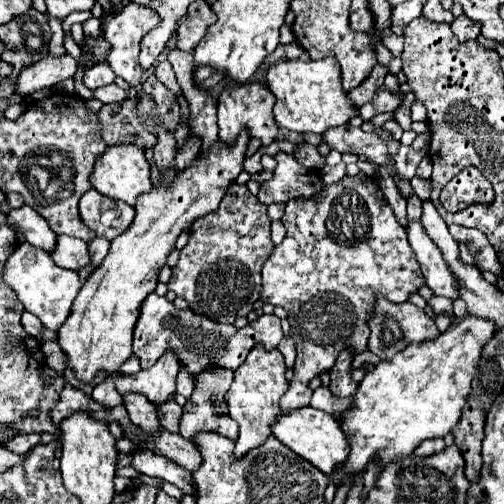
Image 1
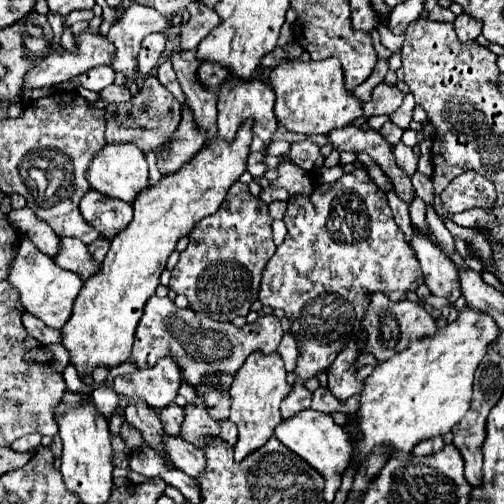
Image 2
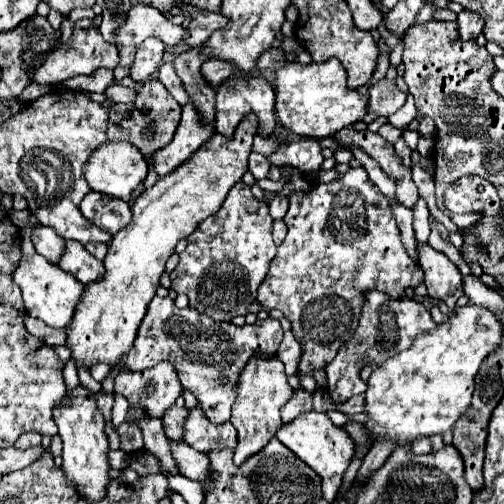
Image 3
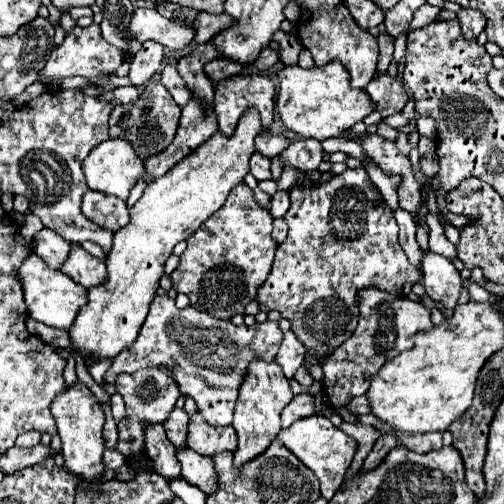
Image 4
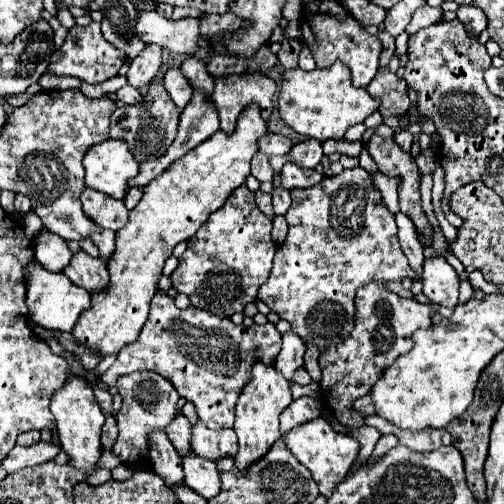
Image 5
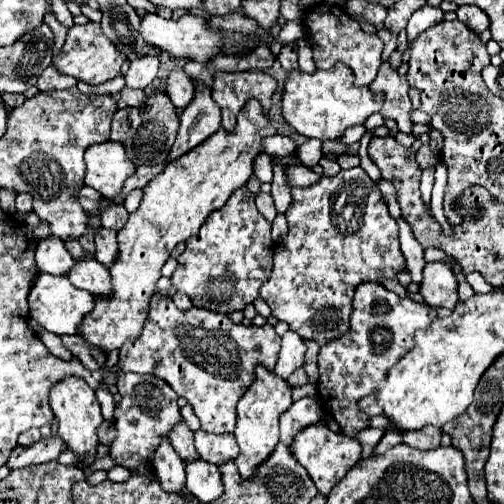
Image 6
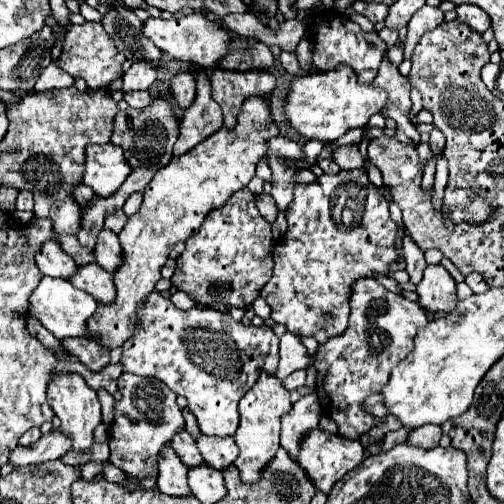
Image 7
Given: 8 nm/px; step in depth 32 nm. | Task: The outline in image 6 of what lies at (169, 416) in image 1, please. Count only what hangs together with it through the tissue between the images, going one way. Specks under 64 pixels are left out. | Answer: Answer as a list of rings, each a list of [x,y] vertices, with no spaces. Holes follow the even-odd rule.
[[[180,422],[170,436],[170,444],[176,450],[176,454],[184,460],[184,462],[194,462],[200,460],[200,454],[194,448],[194,434],[188,430],[186,422]]]

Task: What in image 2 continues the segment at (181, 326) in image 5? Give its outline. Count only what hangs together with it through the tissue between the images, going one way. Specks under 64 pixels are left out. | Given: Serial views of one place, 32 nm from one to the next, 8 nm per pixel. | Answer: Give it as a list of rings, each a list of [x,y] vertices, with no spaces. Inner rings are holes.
[[[152,296],[144,308],[144,316],[136,330],[136,340],[132,354],[128,362],[134,362],[136,368],[152,368],[160,358],[170,356],[176,366],[180,368],[182,380],[194,388],[194,392],[204,400],[210,418],[224,420],[230,416],[230,390],[222,390],[220,386],[208,384],[208,376],[216,374],[236,374],[246,358],[252,352],[276,352],[280,340],[282,340],[282,326],[276,316],[264,316],[258,318],[252,324],[246,324],[242,328],[236,328],[230,322],[216,322],[208,316],[194,312],[192,308],[176,308],[176,304],[170,298],[158,298]]]

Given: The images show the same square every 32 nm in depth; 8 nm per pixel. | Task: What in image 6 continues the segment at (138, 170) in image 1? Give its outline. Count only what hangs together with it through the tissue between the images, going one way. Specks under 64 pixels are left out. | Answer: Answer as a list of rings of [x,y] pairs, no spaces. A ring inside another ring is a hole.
[[[92,144],[84,156],[86,162],[86,176],[84,184],[94,188],[106,198],[116,196],[120,192],[124,180],[132,176],[136,166],[132,164],[126,148],[122,144]]]

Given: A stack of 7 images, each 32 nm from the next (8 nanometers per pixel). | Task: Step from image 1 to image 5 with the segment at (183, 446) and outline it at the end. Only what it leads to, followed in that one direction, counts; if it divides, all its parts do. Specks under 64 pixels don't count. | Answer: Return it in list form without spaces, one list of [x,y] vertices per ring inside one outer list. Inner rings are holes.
[[[196,454],[182,456],[182,464],[186,474],[184,484],[188,484],[188,488],[192,488],[204,500],[210,500],[220,494],[220,474],[216,470],[216,464]]]

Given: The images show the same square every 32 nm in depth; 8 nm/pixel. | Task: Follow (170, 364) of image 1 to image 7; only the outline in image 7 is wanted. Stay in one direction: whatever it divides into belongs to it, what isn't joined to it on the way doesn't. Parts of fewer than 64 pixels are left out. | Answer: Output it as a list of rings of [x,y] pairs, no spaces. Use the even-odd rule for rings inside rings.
[[[124,372],[118,380],[118,390],[122,392],[122,400],[116,402],[116,416],[110,426],[110,462],[126,474],[126,480],[120,482],[120,486],[128,490],[154,490],[158,478],[158,456],[162,448],[172,442],[174,434],[184,428],[182,410],[176,404],[176,394],[166,384],[146,376]]]

